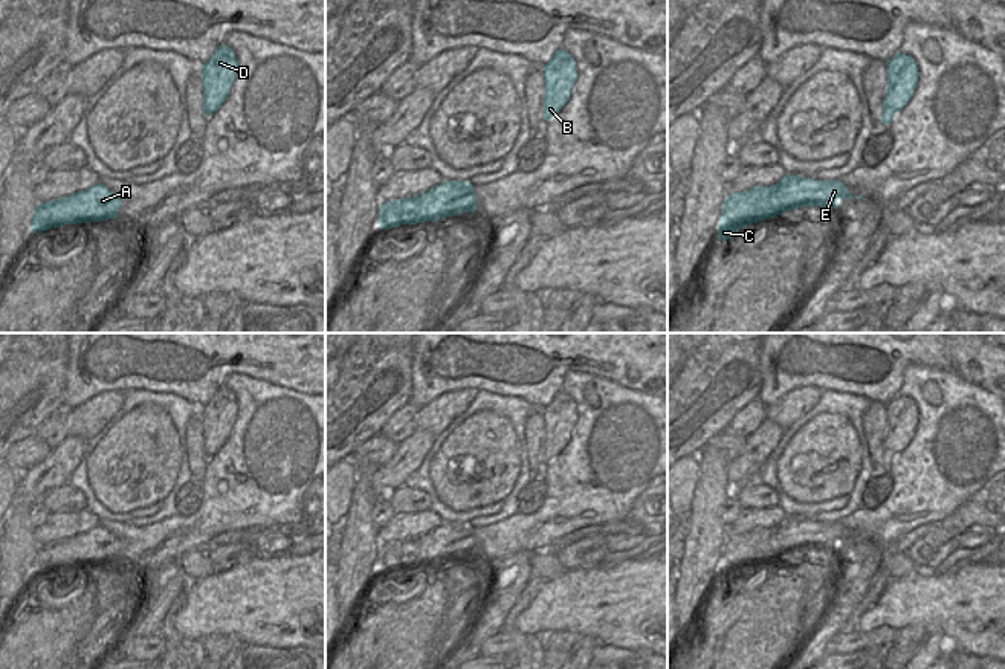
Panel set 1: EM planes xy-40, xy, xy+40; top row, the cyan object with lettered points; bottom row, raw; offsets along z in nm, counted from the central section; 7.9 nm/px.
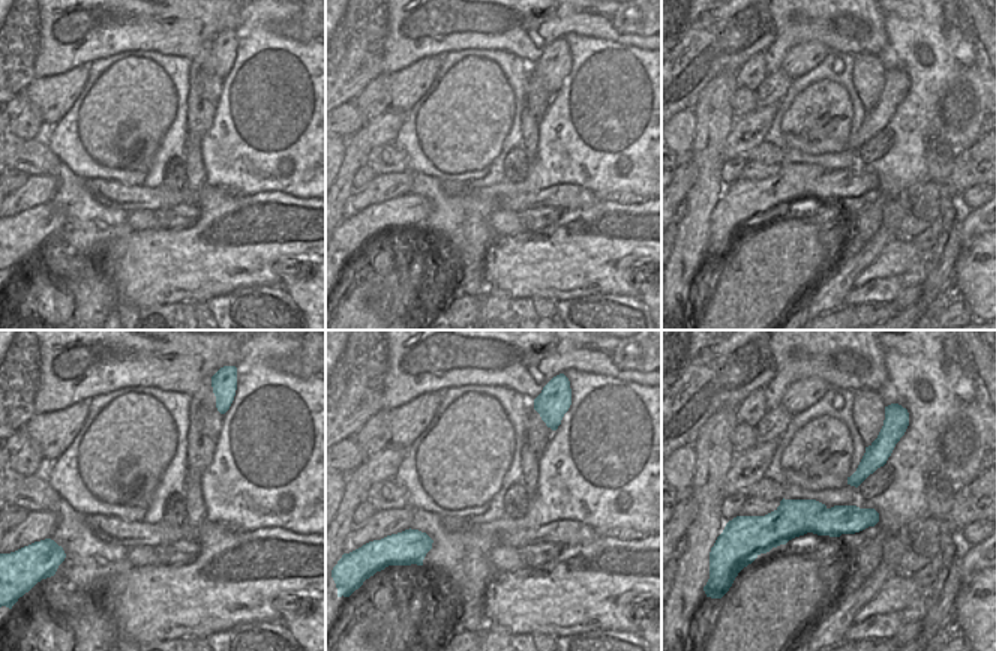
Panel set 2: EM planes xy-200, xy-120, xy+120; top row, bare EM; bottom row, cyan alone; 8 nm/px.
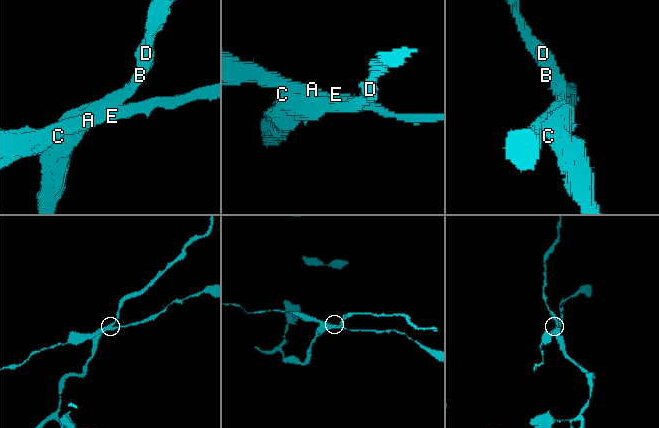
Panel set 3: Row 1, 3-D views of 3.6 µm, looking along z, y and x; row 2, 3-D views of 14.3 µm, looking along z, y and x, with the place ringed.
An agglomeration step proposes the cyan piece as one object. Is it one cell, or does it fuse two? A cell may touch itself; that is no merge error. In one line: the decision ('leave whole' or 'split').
split

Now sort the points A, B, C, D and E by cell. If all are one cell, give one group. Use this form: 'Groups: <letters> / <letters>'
Groups: A E / B C D.

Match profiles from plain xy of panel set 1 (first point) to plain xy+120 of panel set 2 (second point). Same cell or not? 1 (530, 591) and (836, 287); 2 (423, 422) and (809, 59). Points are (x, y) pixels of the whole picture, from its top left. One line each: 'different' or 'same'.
1: same
2: same

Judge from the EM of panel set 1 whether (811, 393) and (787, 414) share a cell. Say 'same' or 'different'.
same

